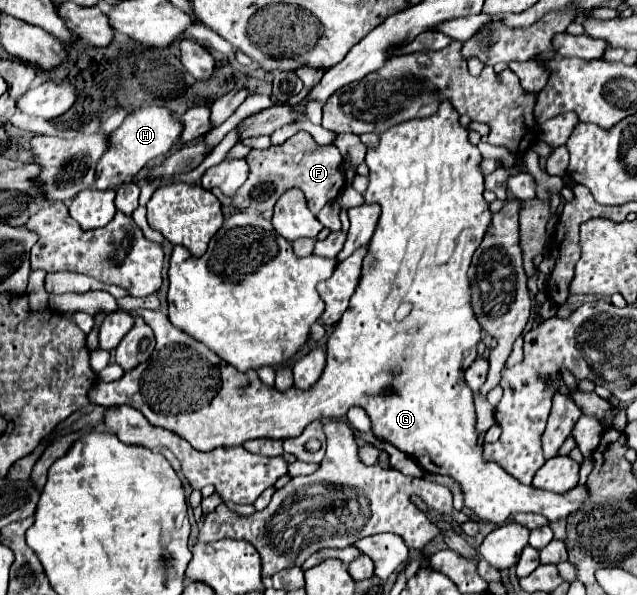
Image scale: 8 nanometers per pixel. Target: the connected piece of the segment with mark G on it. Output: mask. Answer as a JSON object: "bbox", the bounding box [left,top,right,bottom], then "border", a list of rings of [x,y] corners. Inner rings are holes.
{"bbox":[92,101,590,525],"border":[[[444,101],[440,105],[440,109],[434,113],[434,117],[428,117],[428,119],[412,119],[412,121],[404,121],[392,129],[388,129],[386,133],[380,135],[380,145],[378,149],[368,149],[366,153],[366,165],[370,167],[370,185],[364,193],[364,201],[366,203],[378,203],[382,207],[382,215],[380,215],[380,221],[376,225],[376,231],[368,243],[368,253],[362,261],[362,275],[360,275],[360,283],[350,299],[350,307],[348,311],[342,315],[342,319],[338,321],[334,333],[330,335],[330,341],[328,341],[328,361],[326,361],[326,367],[324,367],[324,373],[322,377],[306,391],[298,391],[294,387],[290,387],[288,391],[280,393],[276,391],[274,387],[266,387],[256,373],[240,373],[238,369],[234,369],[232,365],[228,365],[226,361],[222,361],[220,357],[216,357],[216,353],[212,353],[208,347],[204,347],[202,343],[198,343],[196,339],[192,339],[190,335],[186,335],[184,331],[176,329],[168,317],[160,311],[152,311],[152,309],[138,309],[138,311],[132,311],[134,317],[142,317],[146,325],[150,325],[154,329],[154,335],[156,335],[156,353],[152,355],[152,365],[148,365],[146,371],[128,371],[126,373],[126,381],[114,381],[114,383],[96,383],[92,387],[92,403],[96,405],[130,405],[138,411],[144,413],[144,417],[154,423],[154,425],[160,425],[164,429],[170,429],[174,433],[178,433],[180,437],[184,437],[194,449],[198,451],[212,451],[216,447],[224,447],[224,445],[242,445],[246,443],[248,439],[258,439],[258,437],[272,437],[272,439],[288,439],[288,437],[298,437],[306,425],[310,425],[312,421],[316,419],[340,419],[348,413],[350,407],[354,405],[360,405],[372,419],[372,433],[378,437],[378,439],[384,439],[388,443],[392,443],[394,447],[398,447],[400,451],[408,453],[410,457],[414,457],[420,467],[426,471],[426,473],[440,473],[440,475],[450,475],[454,477],[462,491],[464,491],[464,505],[468,509],[472,509],[482,521],[490,521],[490,523],[496,523],[496,525],[502,525],[506,523],[514,513],[538,513],[538,515],[544,515],[548,521],[562,521],[562,519],[568,519],[574,511],[580,509],[580,505],[590,497],[590,489],[588,485],[576,485],[574,489],[570,489],[568,493],[552,493],[552,491],[544,491],[544,489],[536,489],[532,485],[522,485],[520,481],[516,481],[512,475],[508,475],[500,465],[496,463],[486,463],[482,461],[482,447],[478,445],[478,433],[474,431],[474,393],[470,391],[470,387],[464,383],[464,369],[478,357],[476,353],[476,345],[480,341],[480,325],[474,317],[474,311],[470,307],[470,295],[468,295],[468,265],[472,261],[472,253],[476,251],[476,247],[480,245],[488,225],[490,225],[490,219],[492,219],[492,213],[488,211],[488,203],[486,199],[482,197],[482,191],[484,191],[484,177],[478,169],[478,163],[482,161],[480,157],[480,151],[476,145],[470,145],[468,141],[468,131],[466,127],[460,127],[458,123],[458,113],[452,109],[452,105],[448,101]]]}

